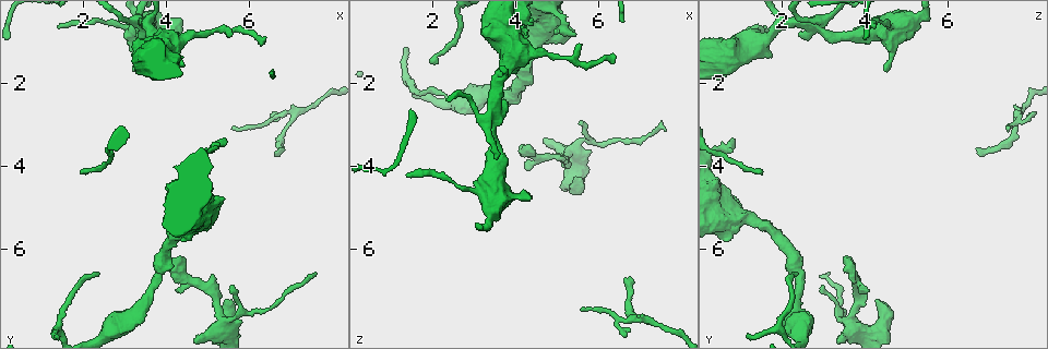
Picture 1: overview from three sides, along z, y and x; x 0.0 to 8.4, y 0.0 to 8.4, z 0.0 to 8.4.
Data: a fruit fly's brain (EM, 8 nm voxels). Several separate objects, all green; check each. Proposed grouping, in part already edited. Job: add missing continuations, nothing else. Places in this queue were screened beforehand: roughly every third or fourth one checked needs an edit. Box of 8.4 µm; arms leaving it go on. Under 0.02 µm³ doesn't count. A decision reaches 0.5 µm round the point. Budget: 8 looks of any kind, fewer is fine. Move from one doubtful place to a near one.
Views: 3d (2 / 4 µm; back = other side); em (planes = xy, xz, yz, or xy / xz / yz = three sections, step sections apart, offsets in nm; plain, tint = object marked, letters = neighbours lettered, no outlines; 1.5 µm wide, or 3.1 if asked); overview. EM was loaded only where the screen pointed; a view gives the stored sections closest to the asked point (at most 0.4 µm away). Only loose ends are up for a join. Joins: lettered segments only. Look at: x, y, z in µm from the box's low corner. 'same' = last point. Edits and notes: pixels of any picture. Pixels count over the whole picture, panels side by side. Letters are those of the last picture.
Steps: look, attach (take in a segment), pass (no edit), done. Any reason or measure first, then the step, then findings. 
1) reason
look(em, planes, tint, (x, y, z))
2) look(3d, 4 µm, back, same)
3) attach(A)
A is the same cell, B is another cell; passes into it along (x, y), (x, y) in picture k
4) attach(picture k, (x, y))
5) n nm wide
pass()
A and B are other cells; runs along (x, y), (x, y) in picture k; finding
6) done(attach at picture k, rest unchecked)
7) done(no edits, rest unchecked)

branch stops here
look(em, planes, letters, (1.40, 0.70, 4.20))

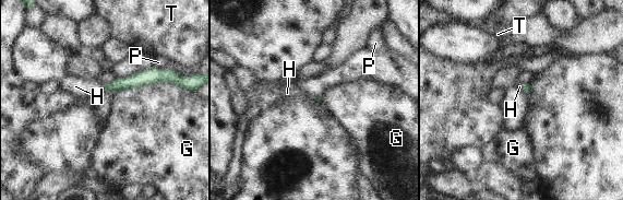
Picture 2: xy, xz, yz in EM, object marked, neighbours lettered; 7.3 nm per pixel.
attach(H)
H is the same cell, G, P and T are other cells; passes into it along (136, 80), (104, 85), (75, 86) in picture 2; the neuron continues

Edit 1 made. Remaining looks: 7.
look(overview)

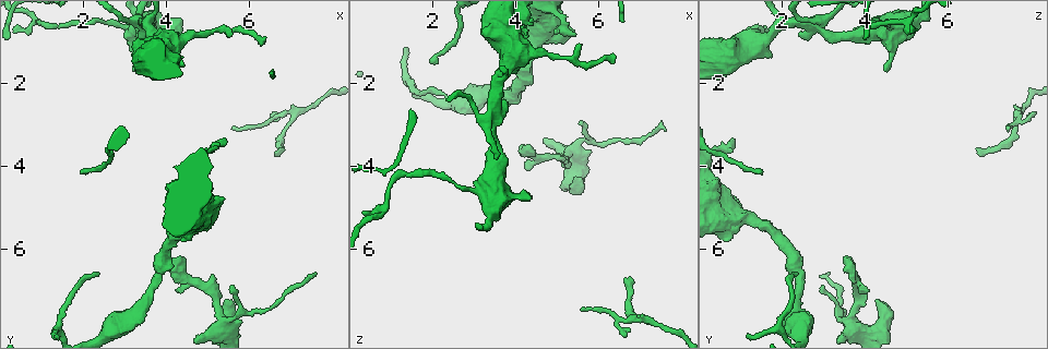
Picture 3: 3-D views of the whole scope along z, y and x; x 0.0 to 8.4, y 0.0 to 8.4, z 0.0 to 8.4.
look(em, planes, letters, (5.50, 6.85, 2.95))

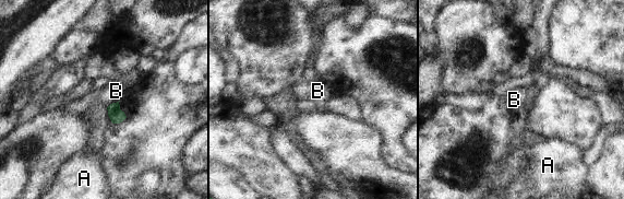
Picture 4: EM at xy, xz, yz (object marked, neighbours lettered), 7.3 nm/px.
110 nm wide
pass()
A and B are other cells; border along (119, 100), (107, 107) in picture 4; none of them fits

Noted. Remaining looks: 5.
free end
look(em, planes, tint, (5.40, 3.35, 0.85))

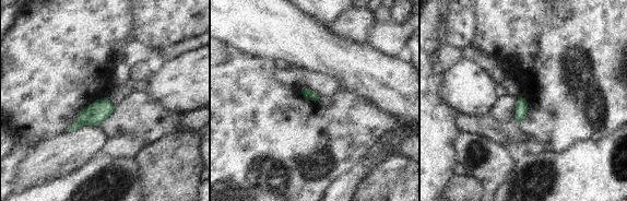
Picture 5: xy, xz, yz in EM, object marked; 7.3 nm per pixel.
look(em, planes, letters, same)

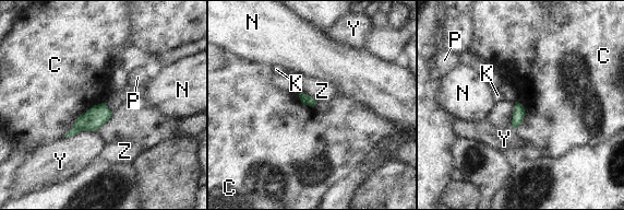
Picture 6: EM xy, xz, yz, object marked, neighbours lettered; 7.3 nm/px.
pass()
C, K, N, P, Y and Z are other cells; border along (105, 102), (82, 113), (63, 137) in picture 6; no lettered segment goes on from it

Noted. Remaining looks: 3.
done(attach at picture 2, rest unchecked)

